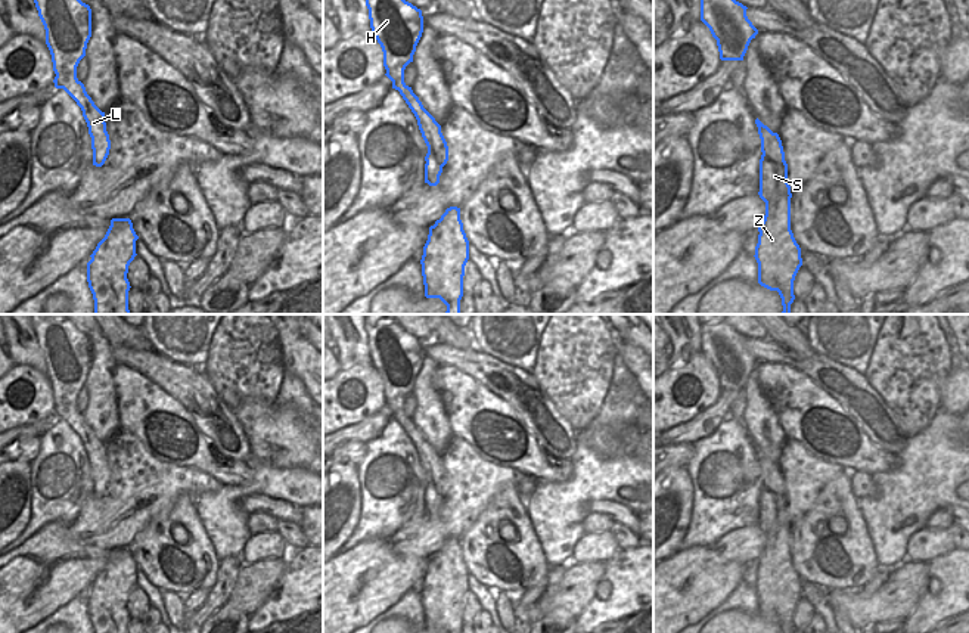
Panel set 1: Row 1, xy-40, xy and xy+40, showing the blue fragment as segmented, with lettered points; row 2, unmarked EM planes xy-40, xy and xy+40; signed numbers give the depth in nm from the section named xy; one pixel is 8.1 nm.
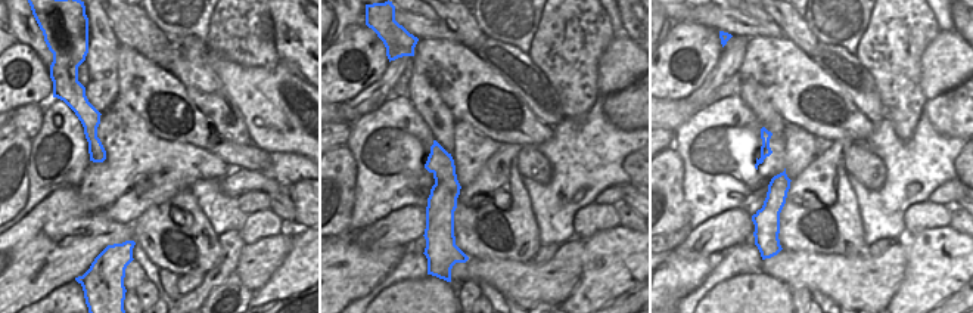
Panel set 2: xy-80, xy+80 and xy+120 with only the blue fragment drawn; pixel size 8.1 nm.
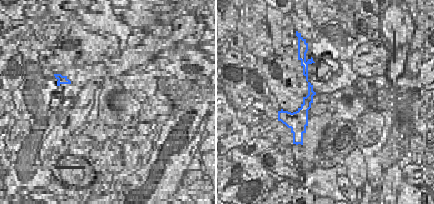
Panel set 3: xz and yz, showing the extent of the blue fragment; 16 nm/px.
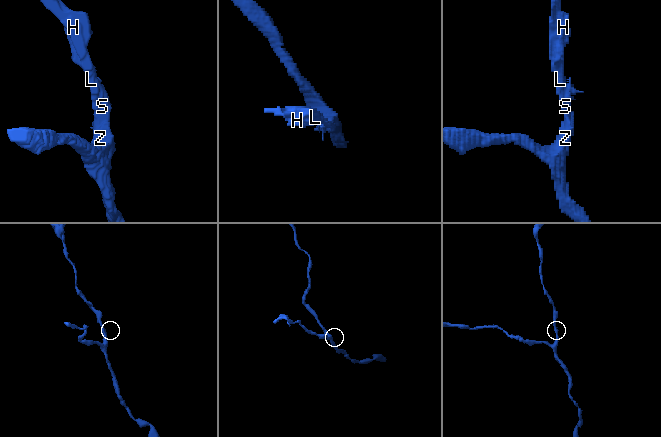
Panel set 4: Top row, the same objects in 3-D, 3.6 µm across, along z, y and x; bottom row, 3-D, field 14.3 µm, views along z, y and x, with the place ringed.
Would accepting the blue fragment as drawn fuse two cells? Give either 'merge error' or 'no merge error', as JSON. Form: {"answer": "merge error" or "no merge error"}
{"answer": "no merge error"}

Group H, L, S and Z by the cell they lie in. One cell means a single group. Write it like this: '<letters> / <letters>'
H L S Z

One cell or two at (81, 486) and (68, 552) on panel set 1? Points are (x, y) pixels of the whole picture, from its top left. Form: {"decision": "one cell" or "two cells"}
{"decision": "two cells"}

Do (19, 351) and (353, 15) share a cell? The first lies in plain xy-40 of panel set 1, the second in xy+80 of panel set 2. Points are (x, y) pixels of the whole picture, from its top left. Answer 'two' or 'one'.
one

